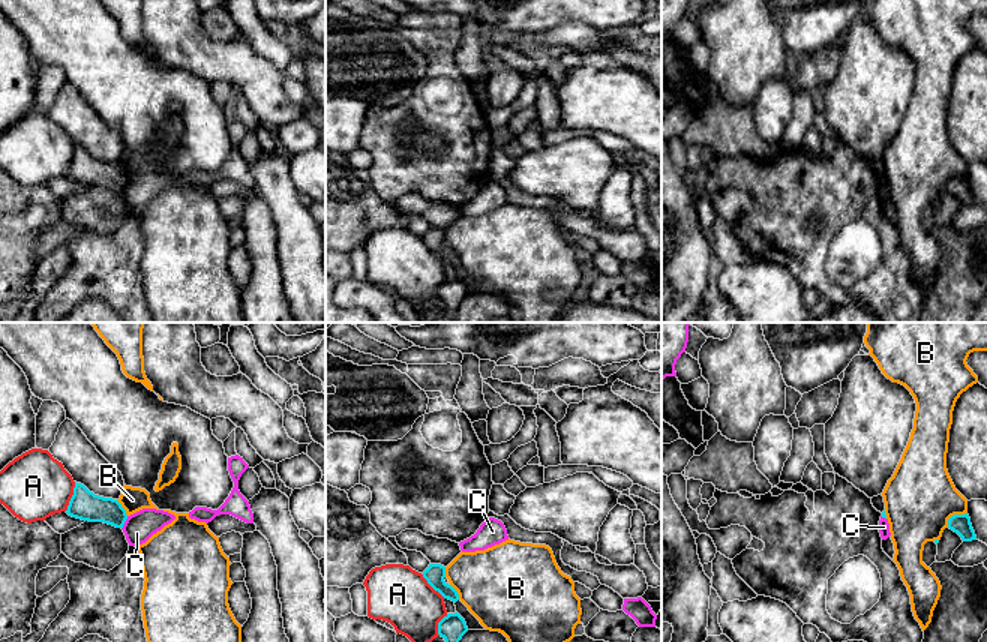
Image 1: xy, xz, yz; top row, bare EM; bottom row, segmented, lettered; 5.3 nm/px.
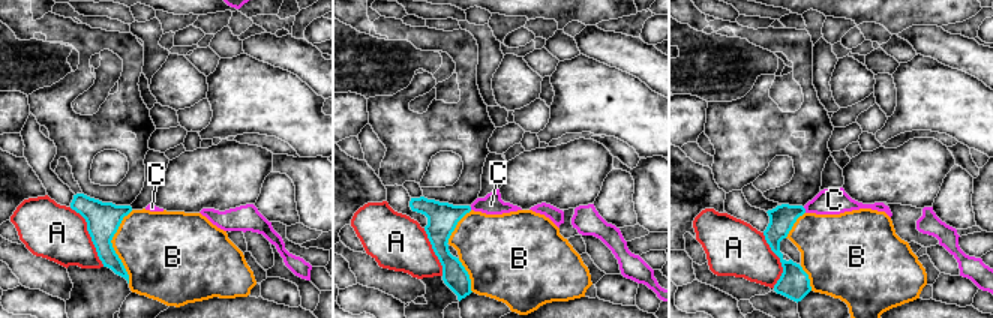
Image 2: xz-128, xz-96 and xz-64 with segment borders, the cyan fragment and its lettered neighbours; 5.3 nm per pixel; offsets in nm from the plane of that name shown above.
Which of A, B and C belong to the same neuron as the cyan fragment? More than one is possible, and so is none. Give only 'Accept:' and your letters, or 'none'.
Accept: none

